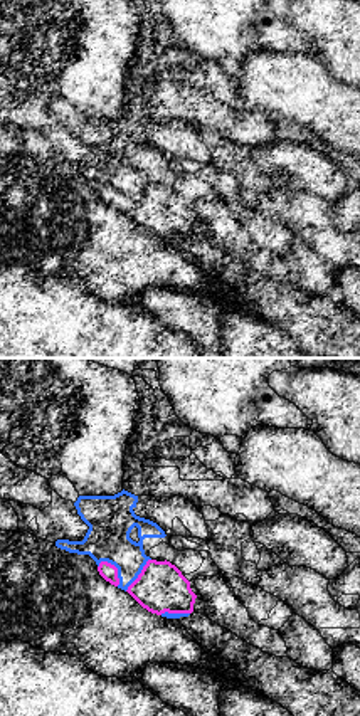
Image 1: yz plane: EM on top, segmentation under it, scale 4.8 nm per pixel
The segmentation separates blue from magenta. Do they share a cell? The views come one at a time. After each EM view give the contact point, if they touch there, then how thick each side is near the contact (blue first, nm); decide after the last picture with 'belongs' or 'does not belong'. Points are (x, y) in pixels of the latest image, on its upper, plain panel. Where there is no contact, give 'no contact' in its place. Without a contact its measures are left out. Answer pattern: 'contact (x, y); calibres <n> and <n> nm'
contact (118, 194); calibres 220 and 80 nm

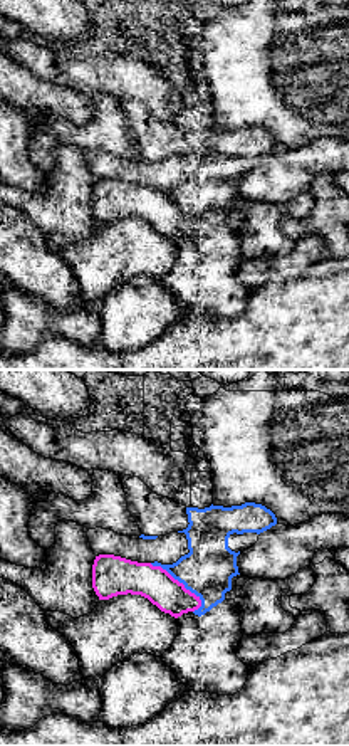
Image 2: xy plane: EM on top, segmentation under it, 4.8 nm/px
contact (178, 204); calibres 240 and 160 nm

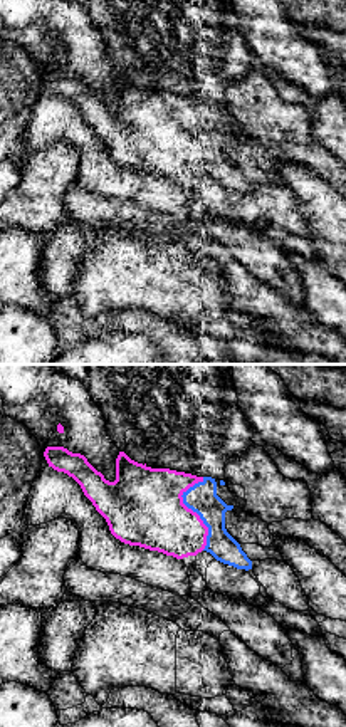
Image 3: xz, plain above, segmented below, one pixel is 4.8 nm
contact (193, 135); calibres 150 and 380 nm

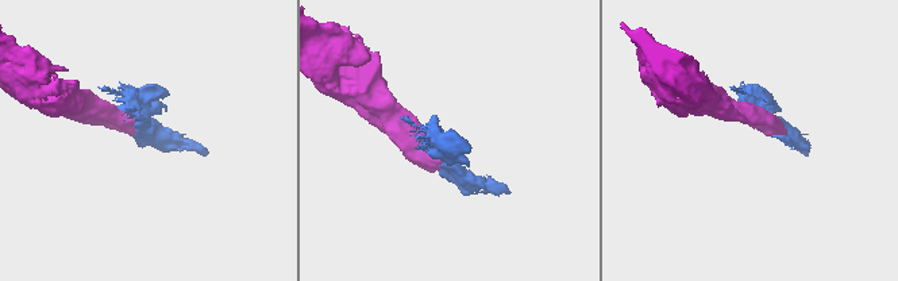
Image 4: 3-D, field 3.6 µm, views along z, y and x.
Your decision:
belongs

